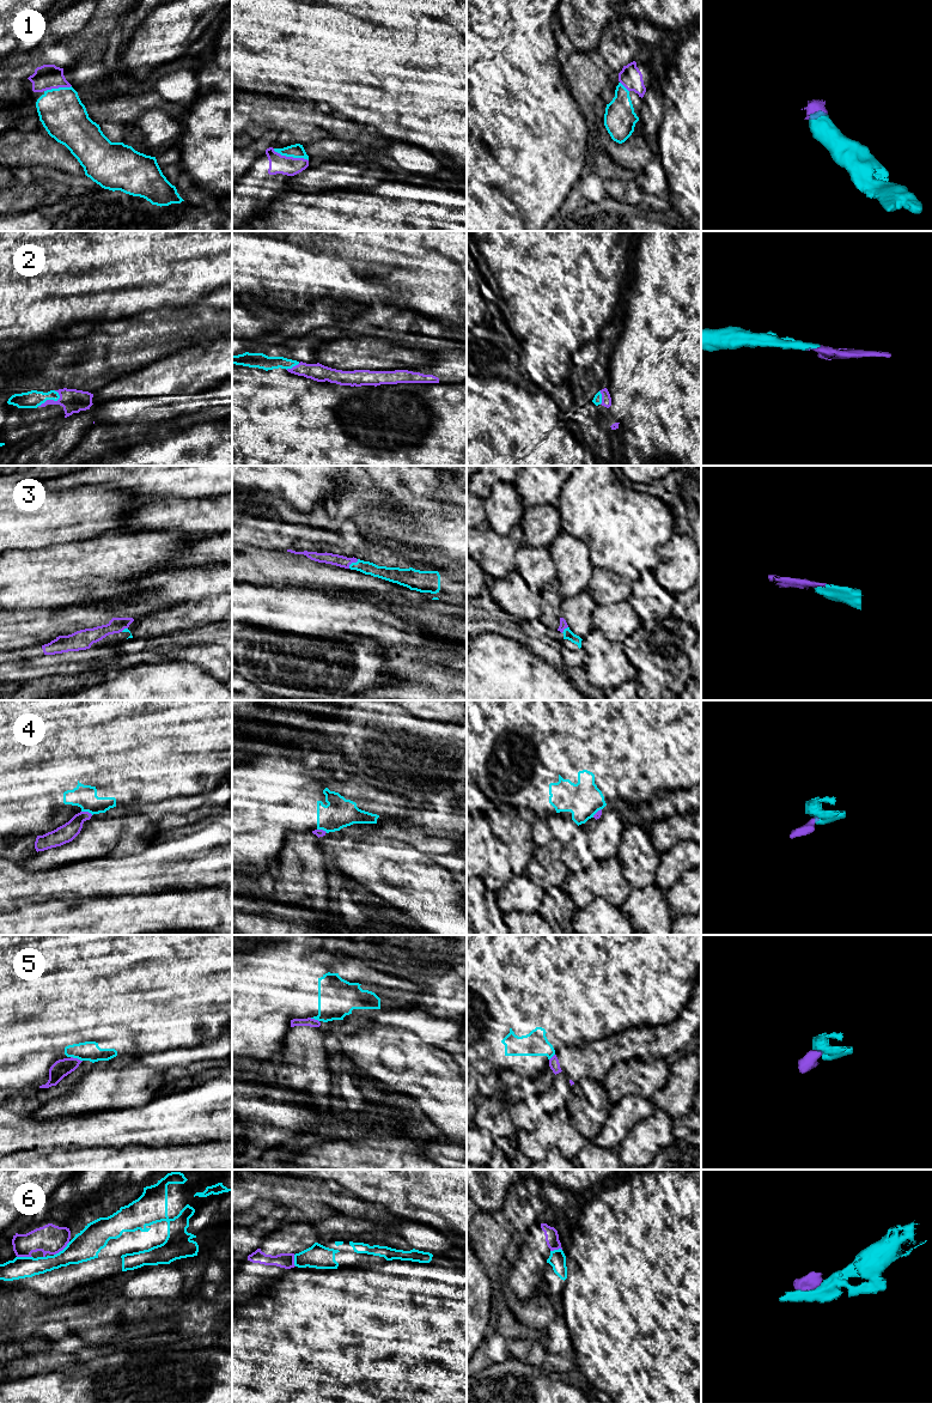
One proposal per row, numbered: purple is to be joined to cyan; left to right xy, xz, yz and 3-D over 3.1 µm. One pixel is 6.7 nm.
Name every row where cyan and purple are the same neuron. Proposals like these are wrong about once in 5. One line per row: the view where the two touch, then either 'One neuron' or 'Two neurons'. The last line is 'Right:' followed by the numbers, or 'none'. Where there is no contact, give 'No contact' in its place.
1: Touches cyan in xz. One neuron
2: Touches cyan in xy. One neuron
3: Touches cyan in xz. One neuron
4: Touches cyan in xy. Two neurons
5: Touches cyan in xy. Two neurons
6: Touches cyan in xy. Two neurons
Right: 1, 2, 3

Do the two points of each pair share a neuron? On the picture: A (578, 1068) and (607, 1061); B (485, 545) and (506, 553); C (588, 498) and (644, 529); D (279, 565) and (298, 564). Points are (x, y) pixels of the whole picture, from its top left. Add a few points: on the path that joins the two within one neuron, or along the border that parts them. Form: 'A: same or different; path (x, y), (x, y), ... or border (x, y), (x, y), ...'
A: same; path (585, 1061), (599, 1061)
B: same; path (489, 550), (494, 553), (501, 553)
C: same; path (602, 512), (621, 527), (629, 527)
D: same; path (284, 565), (293, 565)

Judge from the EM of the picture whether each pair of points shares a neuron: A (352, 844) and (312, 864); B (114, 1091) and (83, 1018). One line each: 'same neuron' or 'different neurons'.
A: different neurons
B: different neurons

